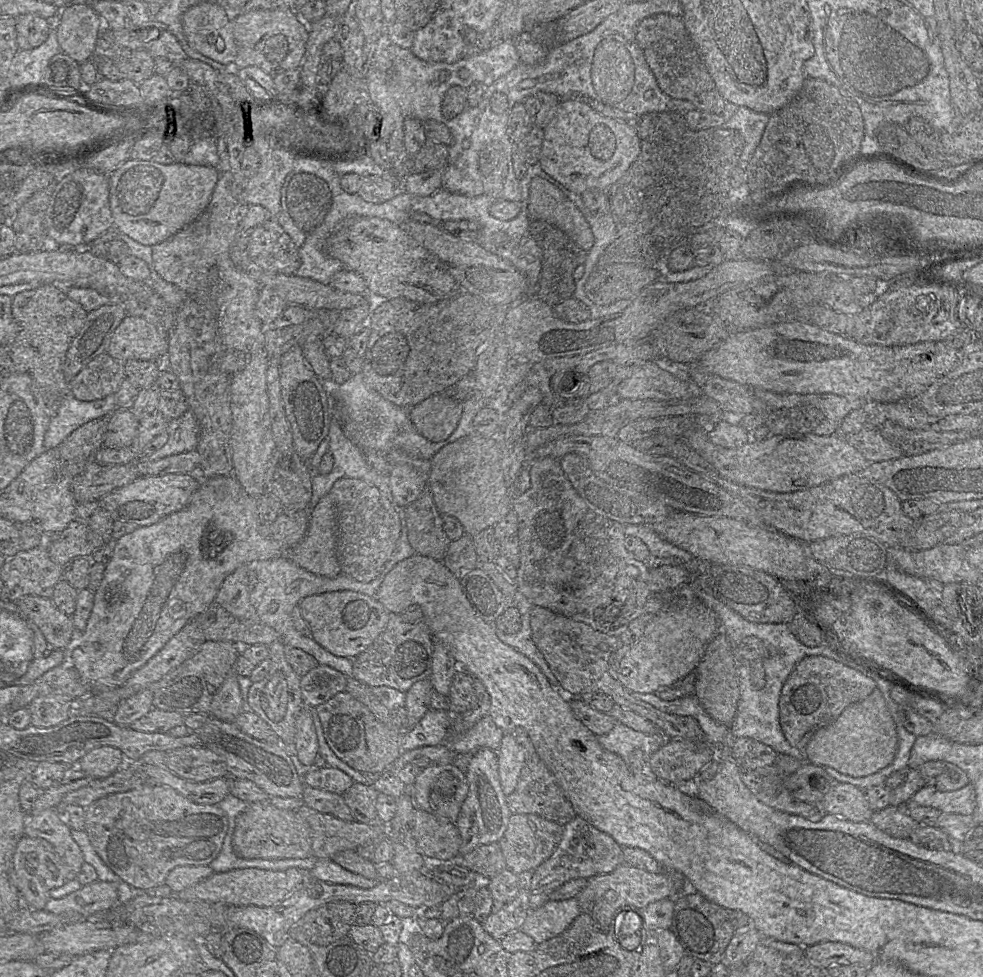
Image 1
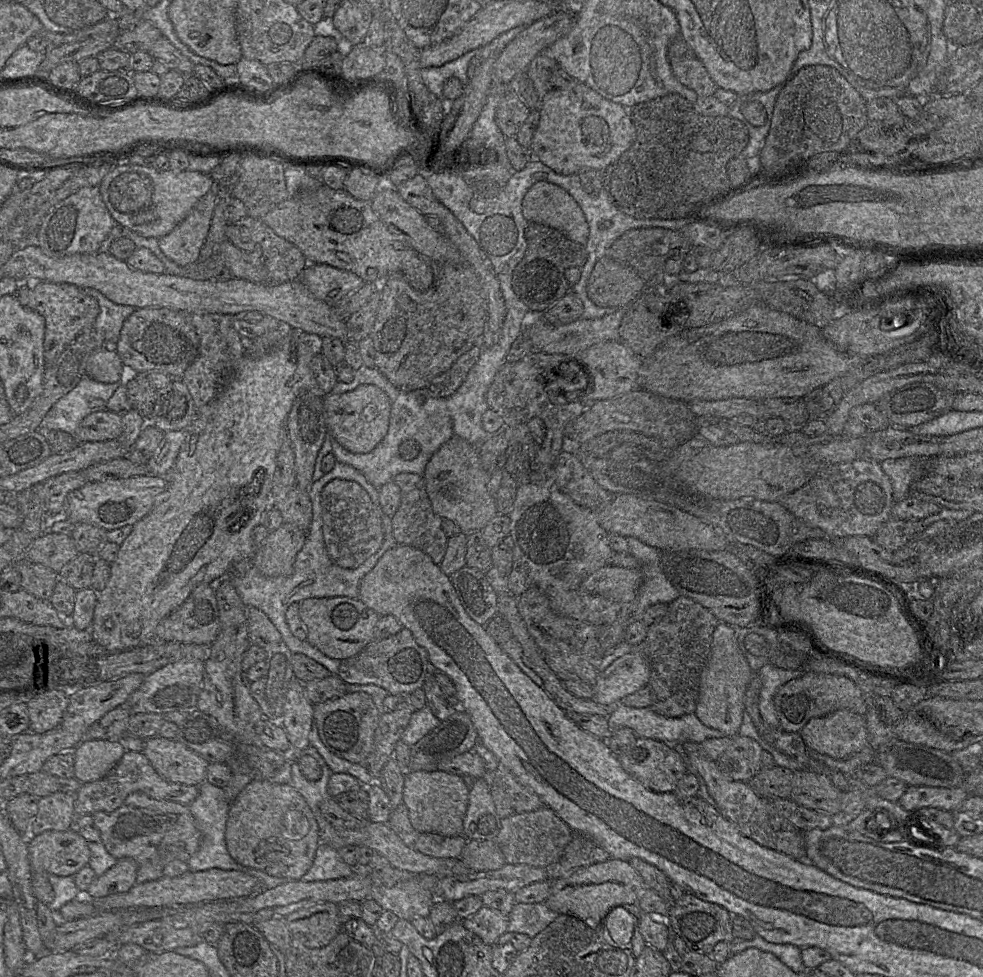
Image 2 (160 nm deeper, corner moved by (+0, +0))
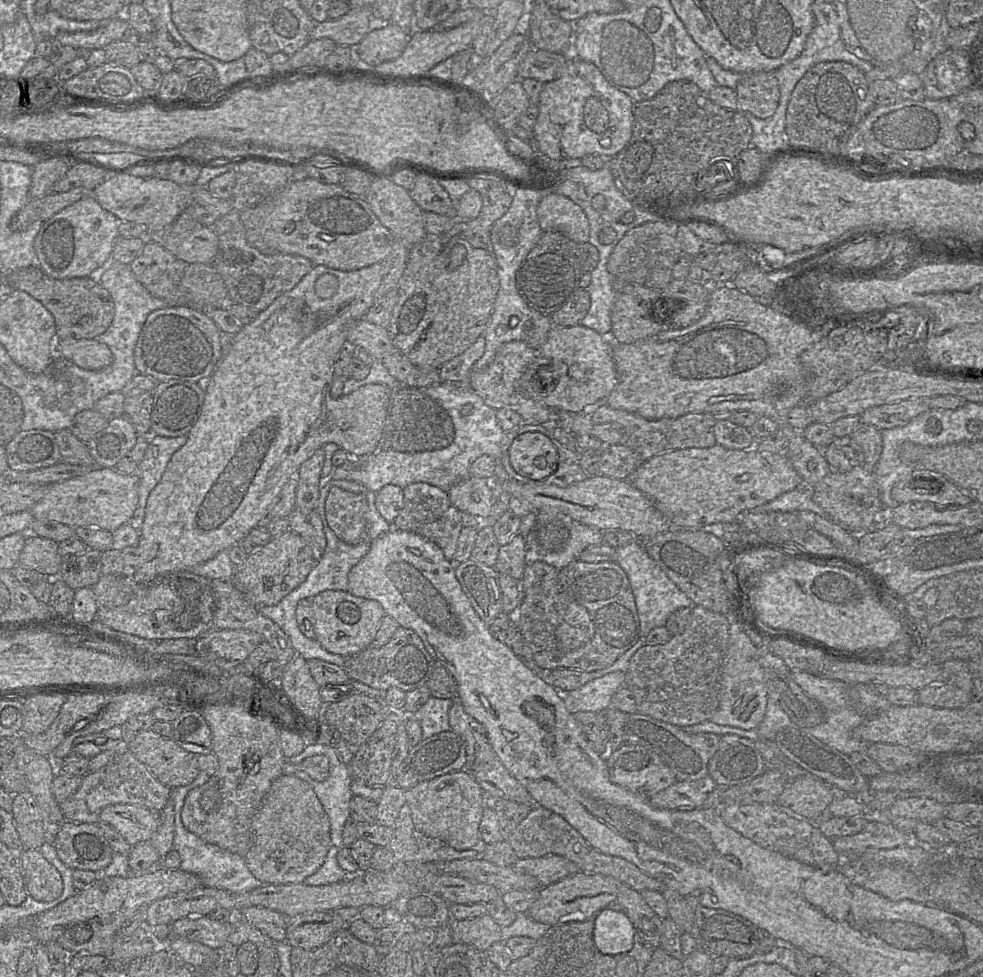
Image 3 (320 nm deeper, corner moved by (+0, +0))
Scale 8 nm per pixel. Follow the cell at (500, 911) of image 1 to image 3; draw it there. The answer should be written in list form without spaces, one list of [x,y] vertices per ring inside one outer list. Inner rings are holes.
[[[488,914],[453,921],[453,943],[466,944],[480,951],[487,951],[501,941],[502,927]]]

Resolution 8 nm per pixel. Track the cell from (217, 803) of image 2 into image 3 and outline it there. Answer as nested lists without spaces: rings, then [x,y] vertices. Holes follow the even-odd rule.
[[[200,770],[192,783],[186,786],[175,787],[171,790],[170,797],[173,800],[175,812],[173,849],[180,855],[180,869],[199,876],[205,887],[231,892],[244,892],[259,888],[263,883],[249,871],[243,857],[202,840],[199,836],[189,831],[183,823],[182,810],[186,797],[190,791],[205,784],[208,780],[209,775],[205,771]]]

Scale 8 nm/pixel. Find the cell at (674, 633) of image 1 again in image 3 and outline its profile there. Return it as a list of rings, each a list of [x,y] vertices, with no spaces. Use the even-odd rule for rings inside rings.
[[[611,672],[594,679],[578,690],[562,692],[565,704],[571,713],[579,711],[600,712],[612,707],[612,699],[616,692],[626,686],[625,672]]]

